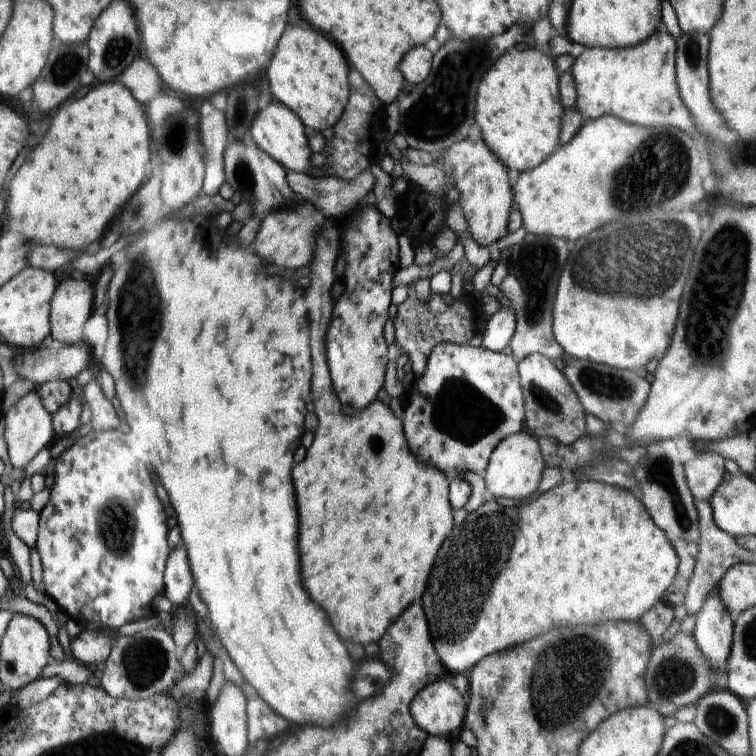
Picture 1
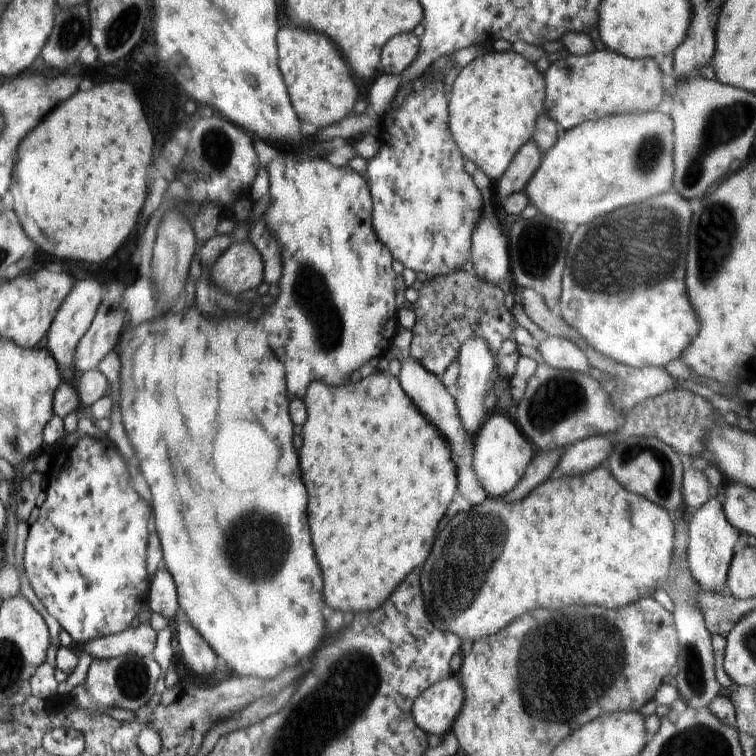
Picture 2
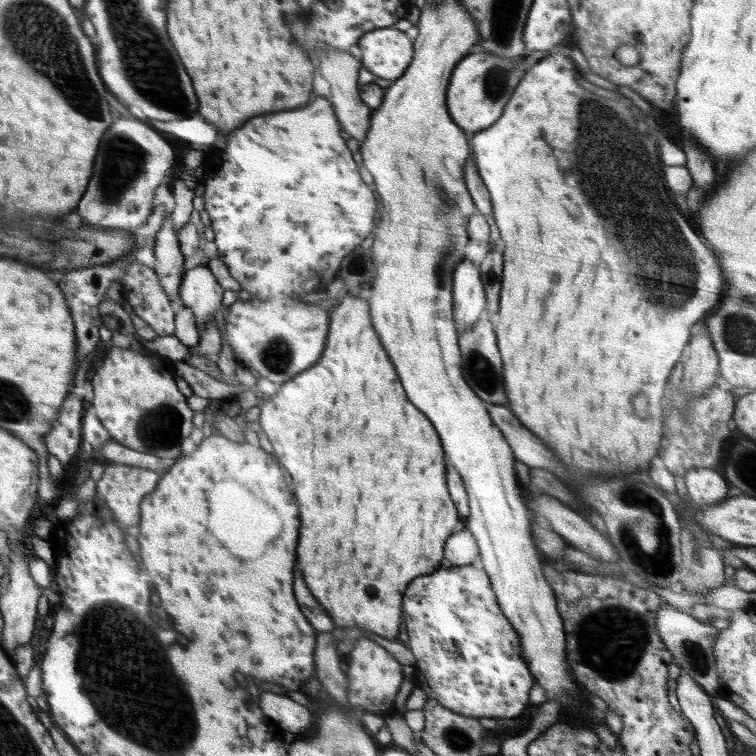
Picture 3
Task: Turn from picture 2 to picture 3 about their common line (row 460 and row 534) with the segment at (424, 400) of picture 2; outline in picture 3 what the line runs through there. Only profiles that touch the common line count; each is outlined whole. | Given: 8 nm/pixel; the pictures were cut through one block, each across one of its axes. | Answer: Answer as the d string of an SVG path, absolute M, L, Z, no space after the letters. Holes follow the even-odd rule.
M462 526L445 542L445 564L466 566L477 563L479 548L473 534Z

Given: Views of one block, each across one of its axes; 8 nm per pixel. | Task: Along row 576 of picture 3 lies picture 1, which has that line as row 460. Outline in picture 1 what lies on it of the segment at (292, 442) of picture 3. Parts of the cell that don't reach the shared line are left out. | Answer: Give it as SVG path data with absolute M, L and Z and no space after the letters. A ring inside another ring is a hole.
M333 220L328 221L316 234L314 252L314 276L310 290L305 292L309 314L309 345L313 375L311 394L318 414L318 430L306 458L294 466L292 482L296 478L296 502L298 502L298 550L302 582L312 600L326 610L334 630L342 640L368 644L378 642L386 628L402 614L406 606L420 598L426 590L428 572L434 566L438 548L446 534L452 530L453 518L449 501L449 481L435 468L420 466L412 456L402 422L382 401L372 401L354 416L342 414L342 404L332 386L330 369L325 353L325 336L333 313L334 299L330 290L334 286L334 266L339 258L340 228Z

